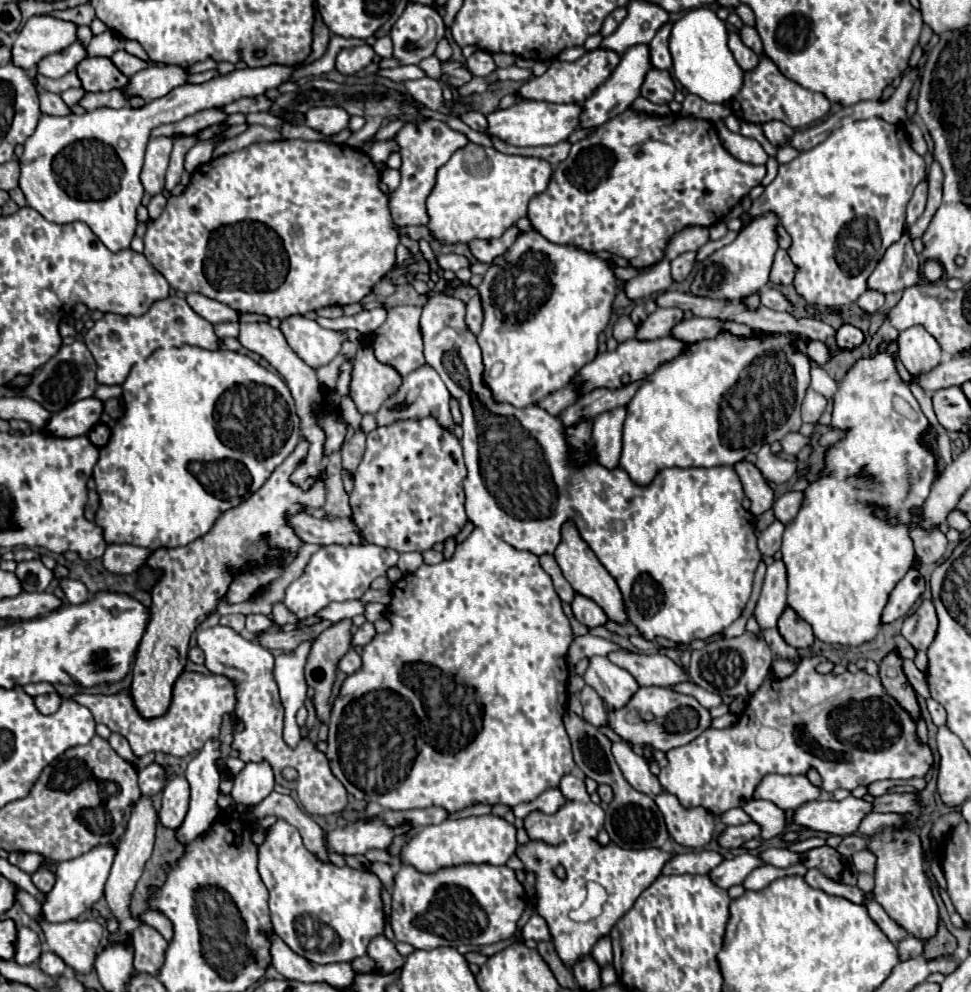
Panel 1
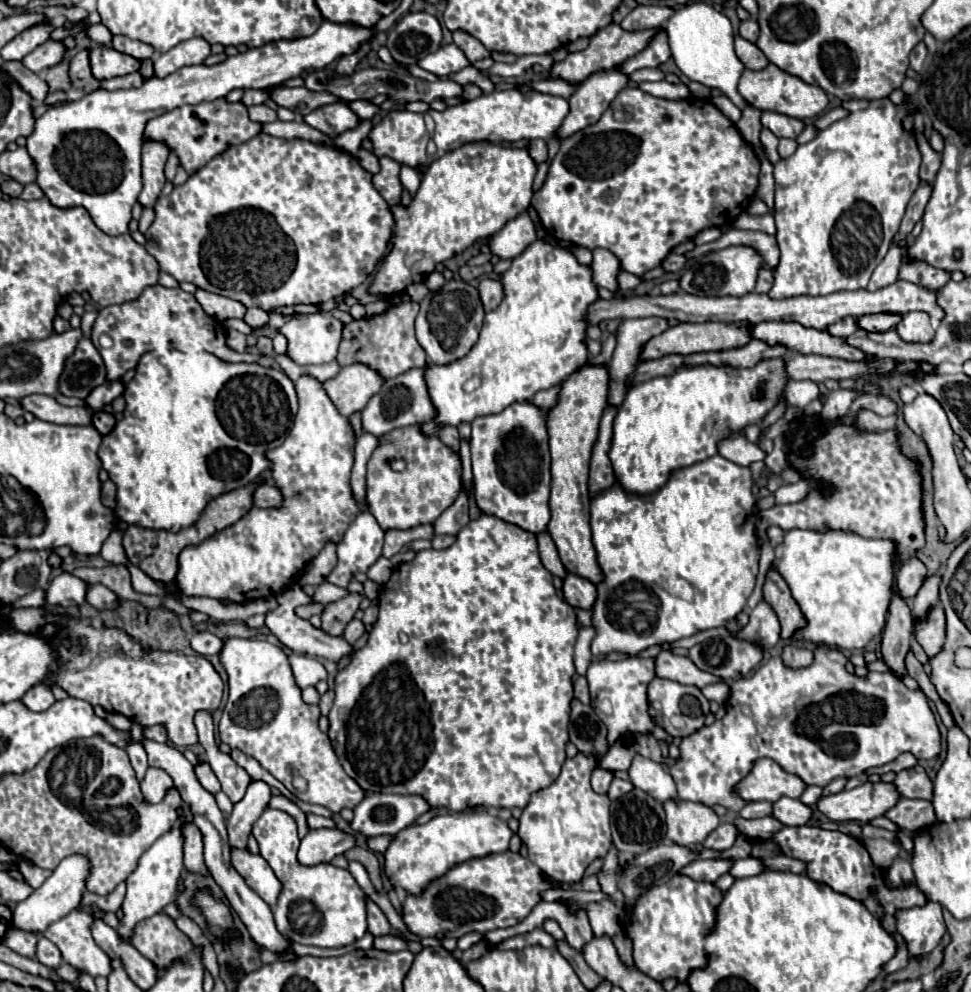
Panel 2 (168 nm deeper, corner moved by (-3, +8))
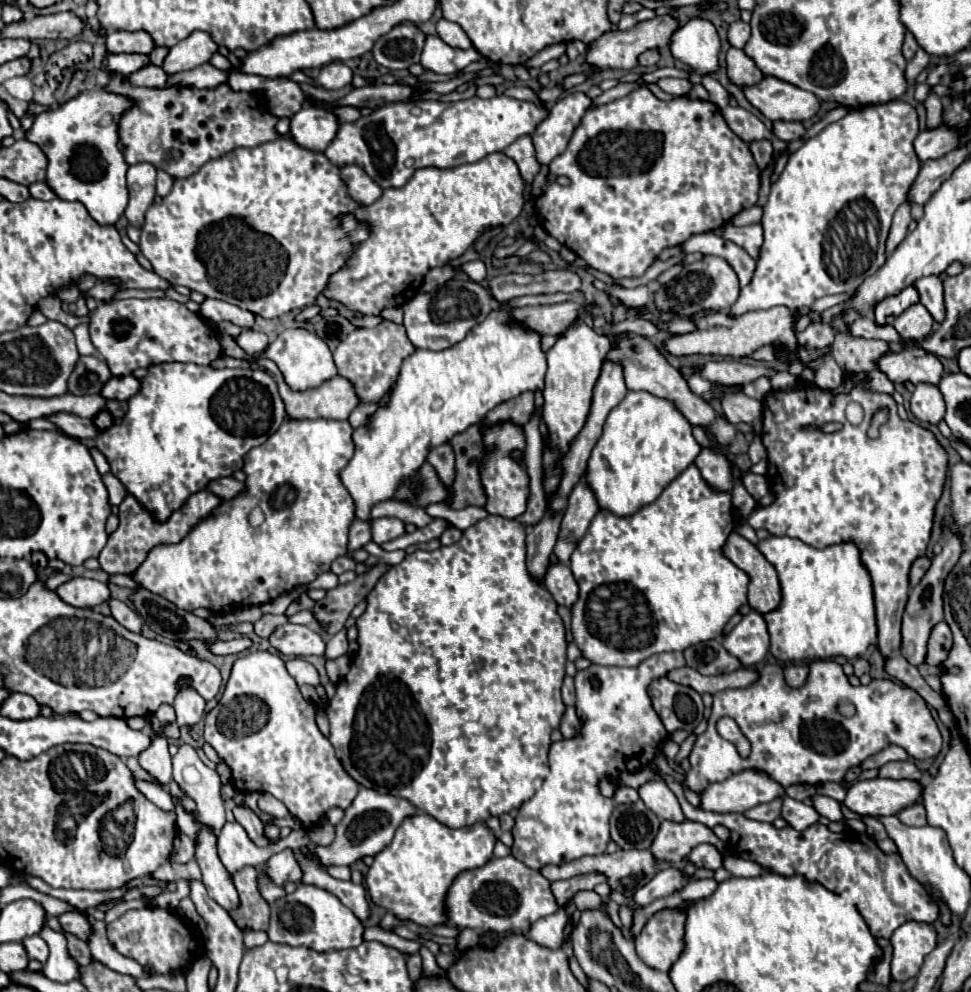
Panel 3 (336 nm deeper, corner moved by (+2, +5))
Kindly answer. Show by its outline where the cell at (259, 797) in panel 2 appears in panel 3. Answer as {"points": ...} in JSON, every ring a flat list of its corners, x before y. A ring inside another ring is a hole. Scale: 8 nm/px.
{"points":[[226,823,218,835,220,859,228,873,234,875,246,865,264,865,276,847,256,847,256,843,248,837,246,829,240,823]]}

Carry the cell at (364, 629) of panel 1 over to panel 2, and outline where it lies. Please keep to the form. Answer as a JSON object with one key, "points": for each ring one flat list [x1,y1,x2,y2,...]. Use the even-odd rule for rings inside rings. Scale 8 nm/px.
{"points":[[351,620,349,624,347,624,347,628,343,630,343,638,345,638,345,642,349,642,351,646,363,636,363,632,365,632,365,626,363,626,363,622,361,620]]}

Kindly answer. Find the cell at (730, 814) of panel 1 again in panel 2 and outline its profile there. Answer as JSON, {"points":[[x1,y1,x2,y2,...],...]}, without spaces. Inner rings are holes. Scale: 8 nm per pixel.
{"points":[[749,802,739,810,741,818,765,818,771,816,773,802]]}

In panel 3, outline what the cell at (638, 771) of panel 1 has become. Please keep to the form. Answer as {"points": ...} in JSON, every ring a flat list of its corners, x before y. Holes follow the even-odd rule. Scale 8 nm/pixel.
{"points":[[646,781,638,787,638,795,646,803,646,807,658,815,658,819,684,819,676,795,668,789,664,781]]}

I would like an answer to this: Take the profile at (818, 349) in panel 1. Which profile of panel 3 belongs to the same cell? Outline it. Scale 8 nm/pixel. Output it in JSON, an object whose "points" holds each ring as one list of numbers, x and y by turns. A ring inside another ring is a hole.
{"points":[[908,347,900,353,884,355,876,361,878,369,892,383,930,383,936,385,942,377,942,363,934,355,920,351,920,347]]}

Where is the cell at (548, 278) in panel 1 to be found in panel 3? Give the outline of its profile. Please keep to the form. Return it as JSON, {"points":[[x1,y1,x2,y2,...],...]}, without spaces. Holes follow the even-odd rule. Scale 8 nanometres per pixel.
{"points":[[508,307,494,309,480,325,476,325,468,333,462,343,450,347,448,351,416,349,408,359,404,359,400,379,390,389,390,405,376,411,370,429,360,427,354,431,356,453,344,467,340,477,356,503,356,517,370,519,370,507,374,503,394,497,396,487,422,467,422,463,426,461,426,453,432,447,438,447,440,443,446,443,454,435,466,431,470,425,480,423,486,413,492,411,496,405,518,397,524,391,544,389,544,375,546,351,542,349,542,333,526,327,522,321,512,321,512,309]]}

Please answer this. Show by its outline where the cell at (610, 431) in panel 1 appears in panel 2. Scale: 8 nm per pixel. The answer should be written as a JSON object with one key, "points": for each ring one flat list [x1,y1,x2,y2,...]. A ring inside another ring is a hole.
{"points":[[607,406,601,426,599,426,599,438,593,446,591,454,591,466,589,466,589,496,597,496,597,492,603,492,605,488,611,488,615,484,615,474,609,462,609,448,611,448,611,436,613,436,613,418,617,414,617,408]]}

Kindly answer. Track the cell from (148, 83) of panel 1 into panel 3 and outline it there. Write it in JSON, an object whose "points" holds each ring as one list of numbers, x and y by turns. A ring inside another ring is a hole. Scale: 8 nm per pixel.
{"points":[[194,31,188,39,180,41,178,45,174,45,164,63,162,69,164,73,172,75,172,73,180,73,180,71,190,71,198,65,204,65,210,61,210,57,216,53,218,45,212,43,210,35,204,35,202,31]]}

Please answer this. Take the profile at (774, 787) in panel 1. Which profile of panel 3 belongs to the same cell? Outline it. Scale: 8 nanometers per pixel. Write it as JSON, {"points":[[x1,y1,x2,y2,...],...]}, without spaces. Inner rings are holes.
{"points":[[744,769,722,783,708,785,704,795,700,795,700,807,704,807,704,811,716,813,744,813,750,807,784,795,784,787,776,783,766,771]]}

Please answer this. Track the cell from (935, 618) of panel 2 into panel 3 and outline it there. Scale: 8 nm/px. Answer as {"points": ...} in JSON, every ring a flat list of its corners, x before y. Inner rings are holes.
{"points":[[940,621,940,623,936,623,936,627,934,627,932,633,930,633,926,663,930,663,930,665,942,665,944,659,948,657,950,647,952,647,950,629,948,629,946,621]]}

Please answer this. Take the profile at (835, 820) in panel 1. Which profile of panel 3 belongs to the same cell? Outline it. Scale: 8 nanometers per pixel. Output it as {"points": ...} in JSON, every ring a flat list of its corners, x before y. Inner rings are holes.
{"points":[[868,779,856,781,846,793,844,805,856,815,886,817,896,815,900,809,916,803,920,797,920,783,908,779]]}

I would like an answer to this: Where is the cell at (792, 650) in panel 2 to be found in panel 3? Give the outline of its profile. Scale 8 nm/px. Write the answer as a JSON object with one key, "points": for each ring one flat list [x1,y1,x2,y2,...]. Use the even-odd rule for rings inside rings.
{"points":[[792,663,792,665,788,665,784,669,784,679,792,687,800,687,804,683,806,675,808,675,808,665,804,665,804,663,800,663,800,665,794,665]]}

